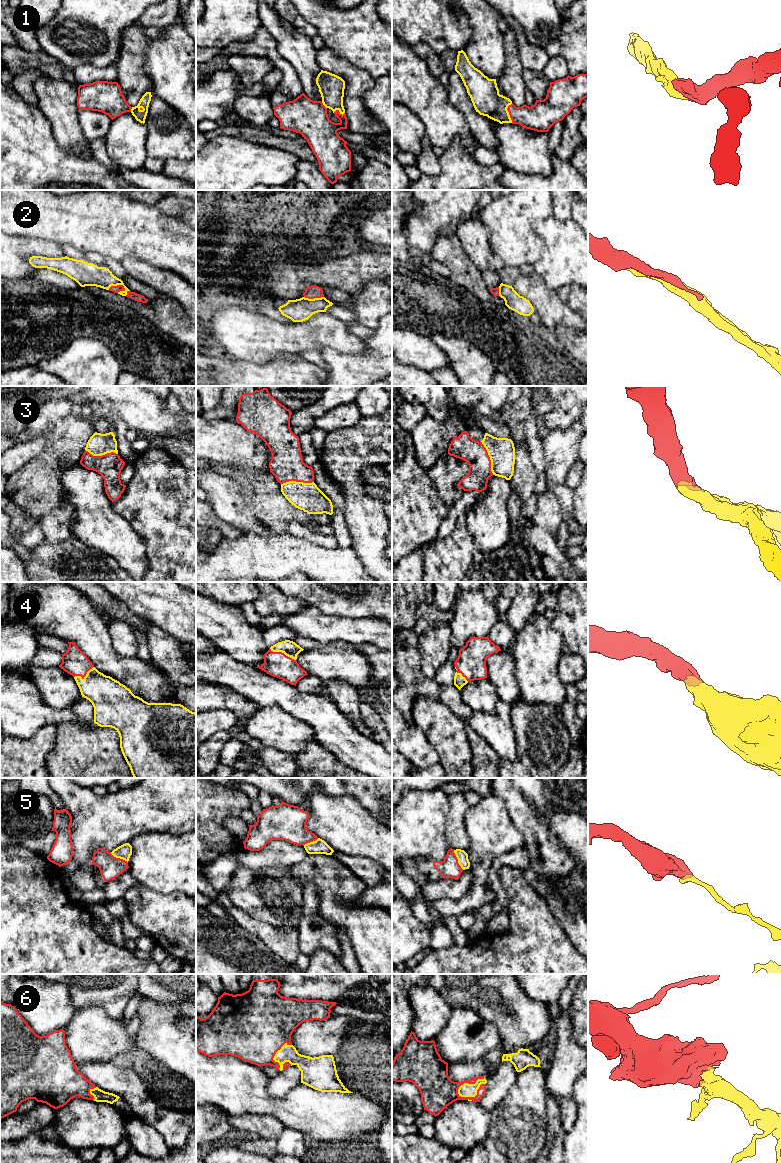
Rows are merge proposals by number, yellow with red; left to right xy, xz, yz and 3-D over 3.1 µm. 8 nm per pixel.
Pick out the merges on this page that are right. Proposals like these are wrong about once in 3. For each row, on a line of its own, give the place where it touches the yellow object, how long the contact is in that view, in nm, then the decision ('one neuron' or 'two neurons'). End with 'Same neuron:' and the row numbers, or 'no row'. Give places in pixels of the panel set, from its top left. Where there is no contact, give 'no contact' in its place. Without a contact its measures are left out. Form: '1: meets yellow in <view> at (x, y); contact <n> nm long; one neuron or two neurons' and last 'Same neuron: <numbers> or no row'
1: meets yellow in yz at (508, 113); contact 160 nm long; one neuron
2: meets yellow in xy at (120, 284); contact 180 nm long; one neuron
3: meets yellow in yz at (490, 458); contact 280 nm long; one neuron
4: meets yellow in xz at (282, 652); contact 240 nm long; one neuron
5: meets yellow in yz at (458, 860); contact 180 nm long; two neurons
6: meets yellow in yz at (467, 1083); contact 260 nm long; one neuron
Same neuron: 1, 2, 3, 4, 6

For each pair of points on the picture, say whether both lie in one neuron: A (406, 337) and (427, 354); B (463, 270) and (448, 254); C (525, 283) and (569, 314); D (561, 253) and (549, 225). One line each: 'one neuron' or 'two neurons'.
A: one neuron
B: one neuron
C: one neuron
D: one neuron

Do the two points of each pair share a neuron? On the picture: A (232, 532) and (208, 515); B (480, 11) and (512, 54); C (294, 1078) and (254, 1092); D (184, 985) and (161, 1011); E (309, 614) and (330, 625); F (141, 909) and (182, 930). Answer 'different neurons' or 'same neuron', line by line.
A: same neuron
B: different neurons
C: different neurons
D: different neurons
E: same neuron
F: same neuron

